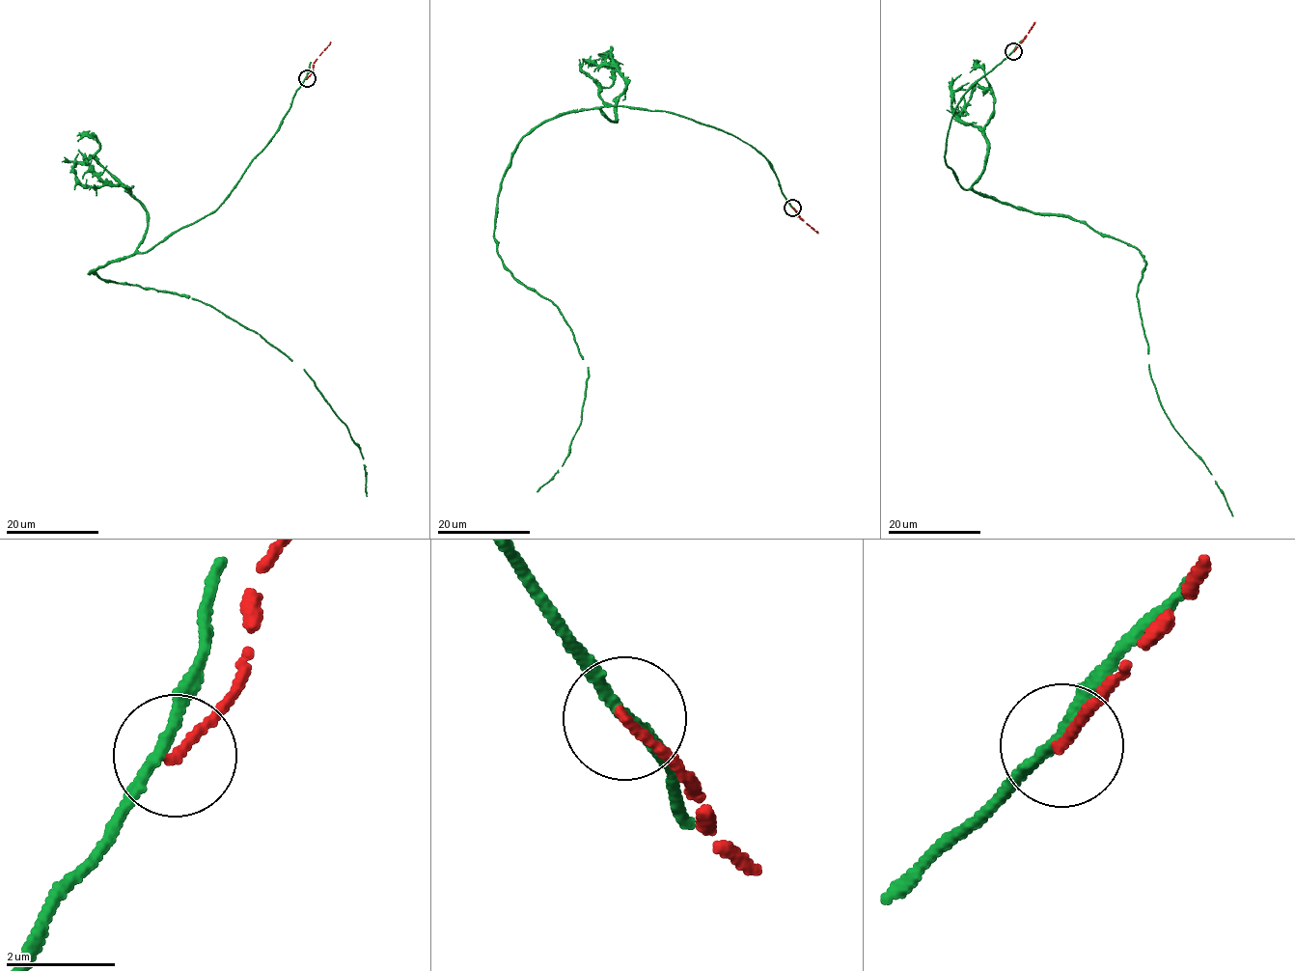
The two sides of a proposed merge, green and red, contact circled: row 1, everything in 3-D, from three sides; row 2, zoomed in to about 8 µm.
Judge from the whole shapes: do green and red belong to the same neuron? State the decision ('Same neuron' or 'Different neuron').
Different neuron

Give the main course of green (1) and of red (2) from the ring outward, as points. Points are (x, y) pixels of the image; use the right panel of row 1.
1: (1014, 51), (958, 105), (946, 165), (964, 189), (1138, 247), (1162, 409), (1232, 516)
2: (1013, 51), (1034, 22)

